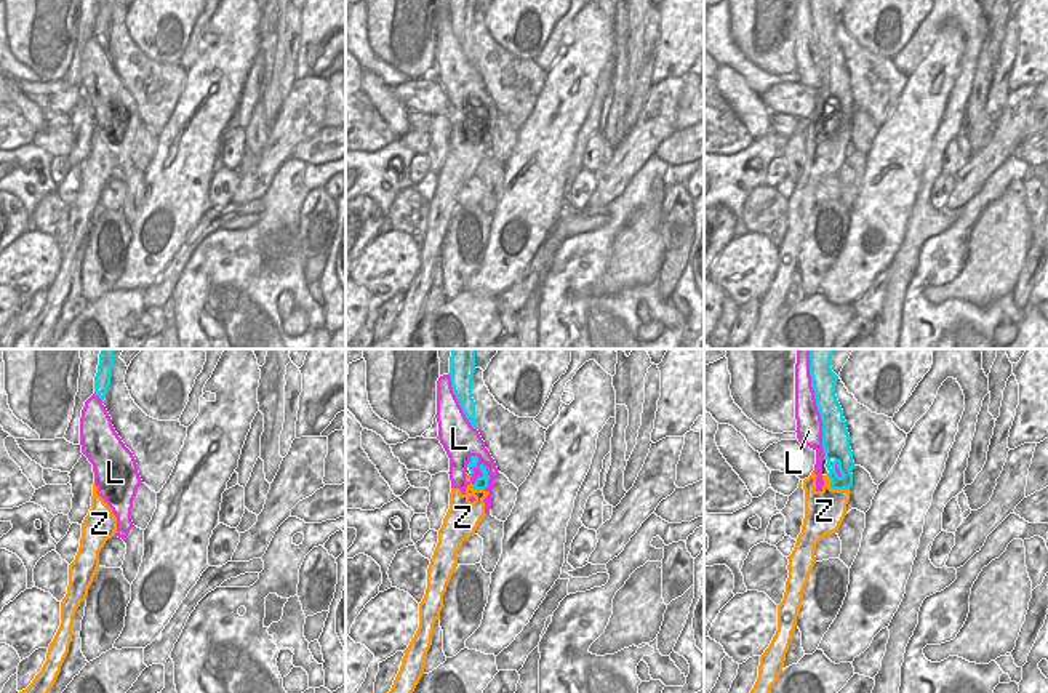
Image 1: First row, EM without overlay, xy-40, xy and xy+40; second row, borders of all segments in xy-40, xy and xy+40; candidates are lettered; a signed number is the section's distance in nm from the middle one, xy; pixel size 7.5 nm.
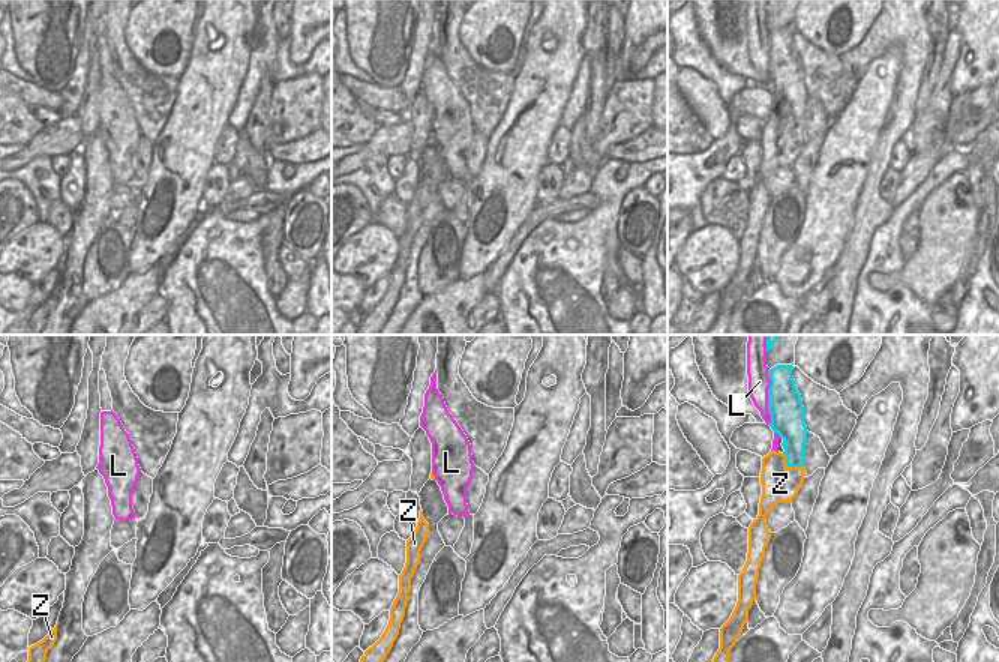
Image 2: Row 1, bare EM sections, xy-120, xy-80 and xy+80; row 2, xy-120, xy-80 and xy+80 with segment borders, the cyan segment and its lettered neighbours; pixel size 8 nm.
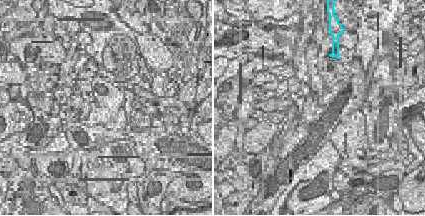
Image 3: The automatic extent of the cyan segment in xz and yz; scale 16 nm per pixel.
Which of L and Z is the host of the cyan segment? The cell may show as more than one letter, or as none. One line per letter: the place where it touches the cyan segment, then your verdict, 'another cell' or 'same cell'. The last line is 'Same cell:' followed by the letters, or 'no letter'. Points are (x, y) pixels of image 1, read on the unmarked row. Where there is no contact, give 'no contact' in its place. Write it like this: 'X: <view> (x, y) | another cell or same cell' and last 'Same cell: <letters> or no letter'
L: xy+40 (818, 50) | another cell
Z: xy+40 (834, 130) | same cell
Same cell: Z

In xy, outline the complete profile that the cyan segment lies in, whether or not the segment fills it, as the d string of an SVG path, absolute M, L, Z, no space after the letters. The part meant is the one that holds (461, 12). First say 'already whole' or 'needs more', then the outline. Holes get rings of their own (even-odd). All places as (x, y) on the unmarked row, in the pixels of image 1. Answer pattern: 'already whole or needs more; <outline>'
already whole; M450 0L450 19L453 34L469 61L477 70L475 43L472 40L472 18L475 14L475 0Z

